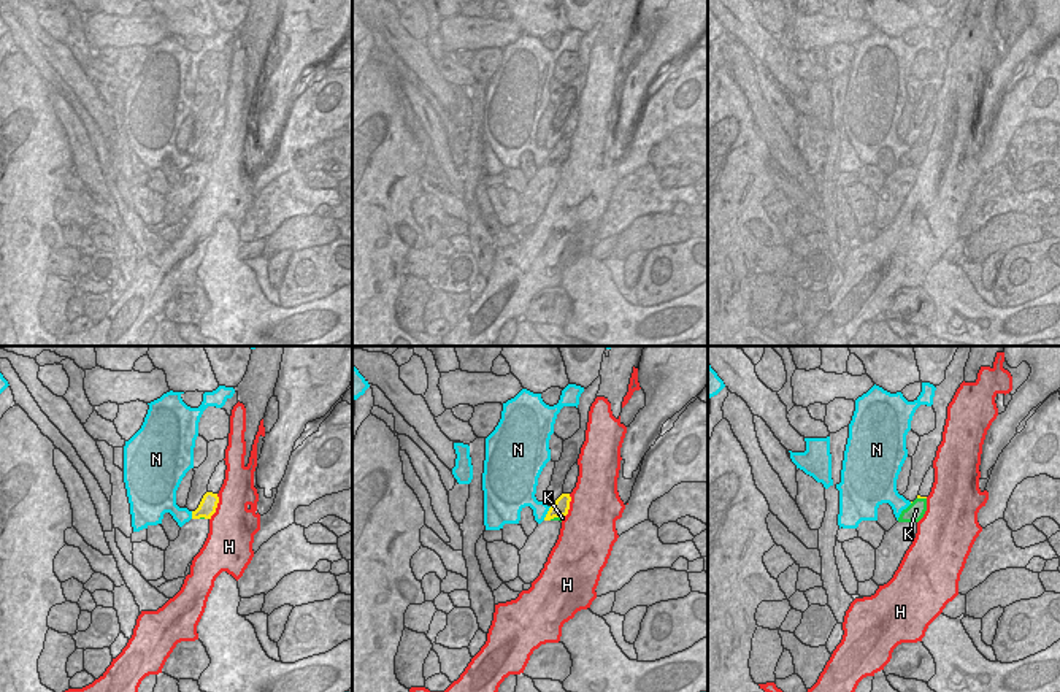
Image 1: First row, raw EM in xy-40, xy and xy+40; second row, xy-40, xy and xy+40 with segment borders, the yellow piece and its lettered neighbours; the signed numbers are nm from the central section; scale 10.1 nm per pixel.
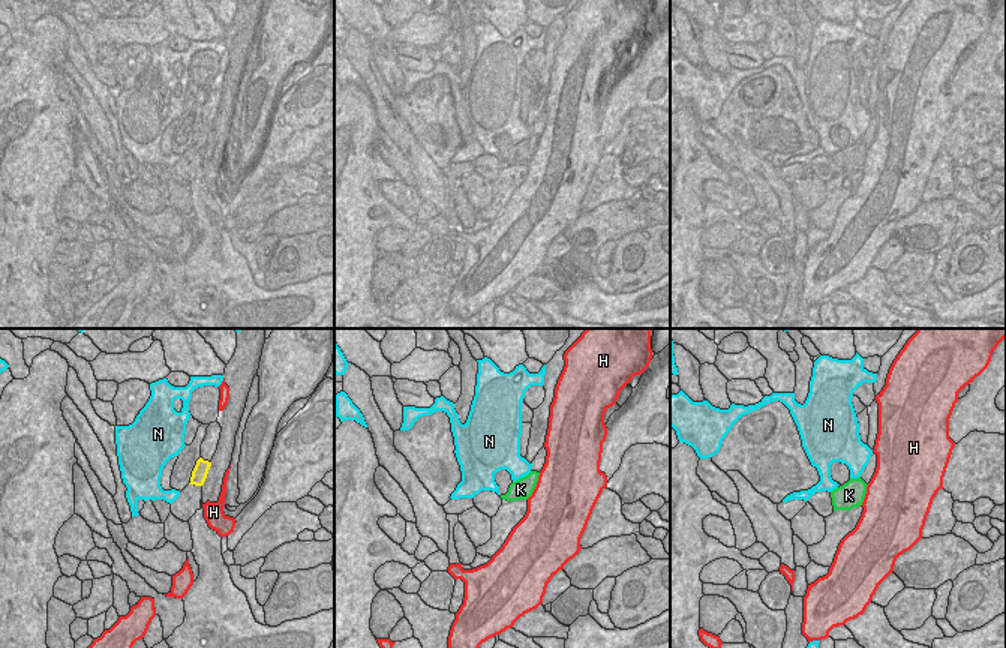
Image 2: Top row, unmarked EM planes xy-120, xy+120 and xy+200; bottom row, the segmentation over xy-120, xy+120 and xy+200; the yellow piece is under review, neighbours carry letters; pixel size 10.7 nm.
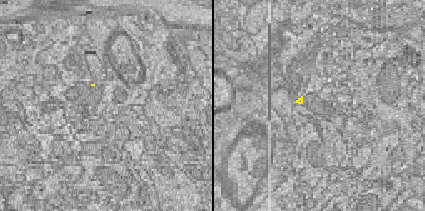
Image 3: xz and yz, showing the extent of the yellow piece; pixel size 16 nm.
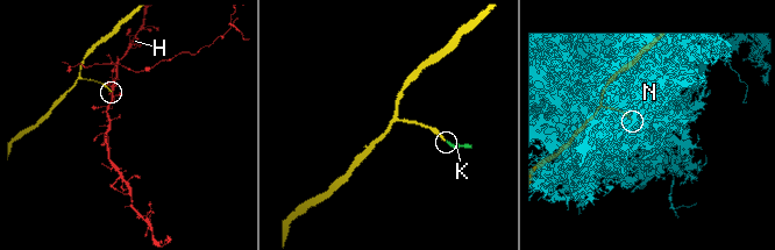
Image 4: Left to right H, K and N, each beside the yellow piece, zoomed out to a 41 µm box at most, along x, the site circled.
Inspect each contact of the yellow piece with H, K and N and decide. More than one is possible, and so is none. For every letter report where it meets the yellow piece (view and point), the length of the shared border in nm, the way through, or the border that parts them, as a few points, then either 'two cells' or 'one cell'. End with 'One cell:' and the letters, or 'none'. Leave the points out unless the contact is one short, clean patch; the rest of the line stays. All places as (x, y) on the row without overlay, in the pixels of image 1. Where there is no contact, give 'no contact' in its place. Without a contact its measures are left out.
H: meets yellow in xy-40 at (216, 151); contact 280 nm long; border along xy-40 (218, 138), (218, 151), (210, 164); two cells
K: meets yellow in xy at (556, 161); contact 170 nm long; runs through xy (560, 153), (556, 161), (562, 162); one cell
N: meets yellow in xy at (548, 157); contact 170 nm long; two cells
One cell: K

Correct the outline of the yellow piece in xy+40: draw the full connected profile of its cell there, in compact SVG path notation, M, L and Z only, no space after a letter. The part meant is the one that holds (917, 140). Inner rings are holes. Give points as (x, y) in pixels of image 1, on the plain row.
M917 140L917 143L901 156L898 167L919 167L927 156L927 141Z

